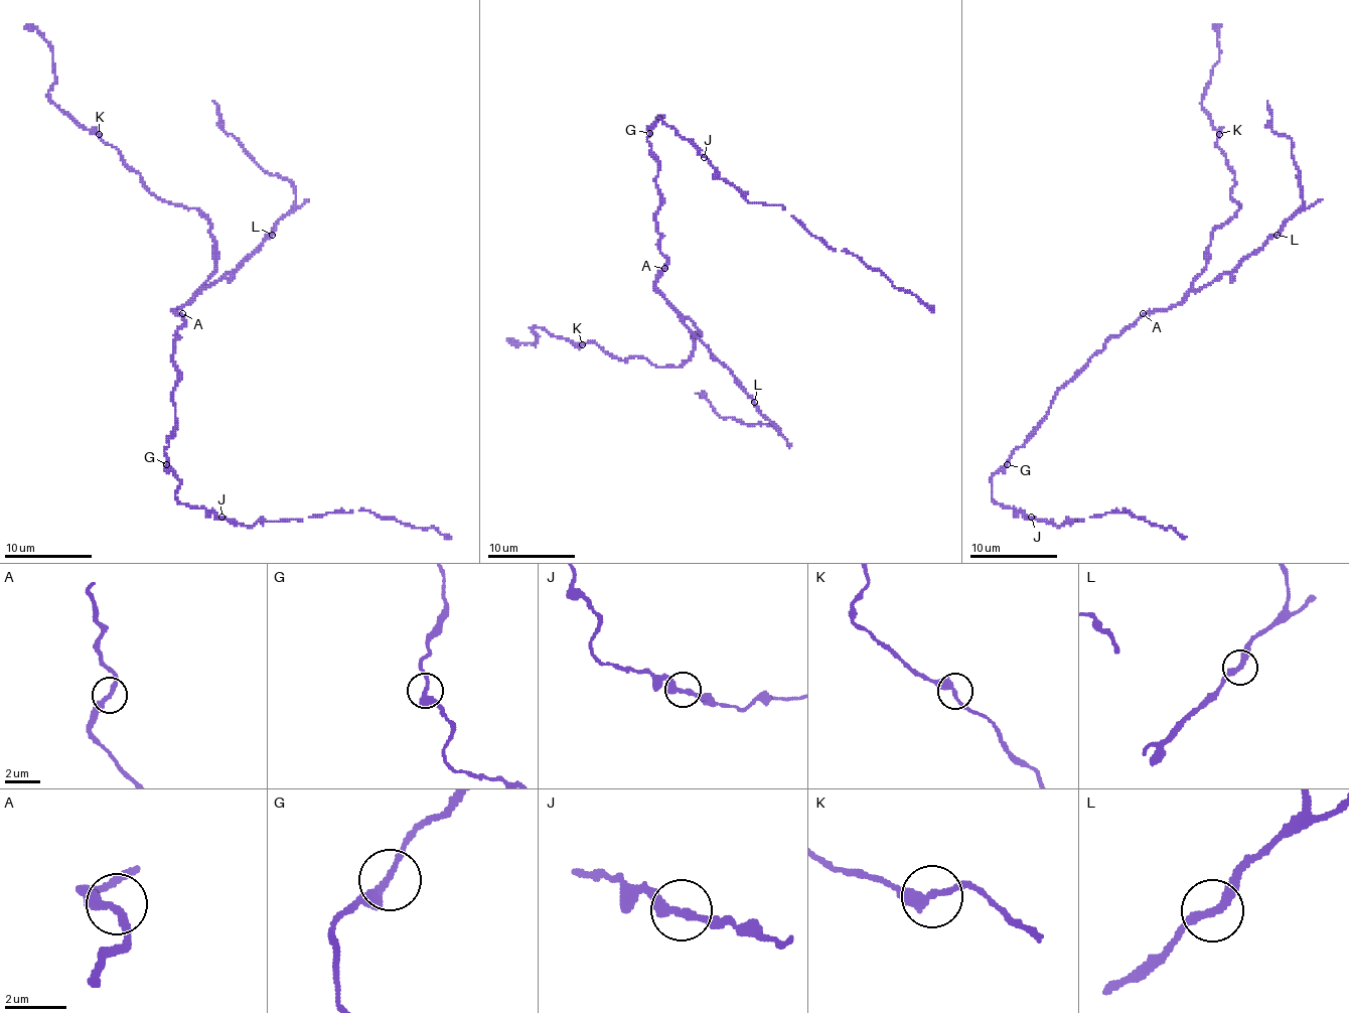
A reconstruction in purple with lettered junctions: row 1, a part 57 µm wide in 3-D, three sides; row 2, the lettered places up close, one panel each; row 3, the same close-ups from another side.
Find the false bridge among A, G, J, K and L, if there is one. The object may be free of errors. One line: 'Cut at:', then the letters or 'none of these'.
Cut at: none of these

